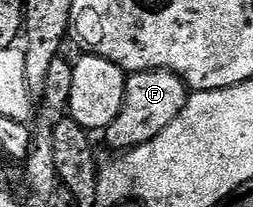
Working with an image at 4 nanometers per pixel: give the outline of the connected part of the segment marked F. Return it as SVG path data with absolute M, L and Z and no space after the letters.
M145 70L129 75L126 79L126 103L122 105L120 116L116 116L104 131L107 144L114 152L125 152L156 140L156 136L160 136L160 132L180 116L190 95L186 81L170 70Z

